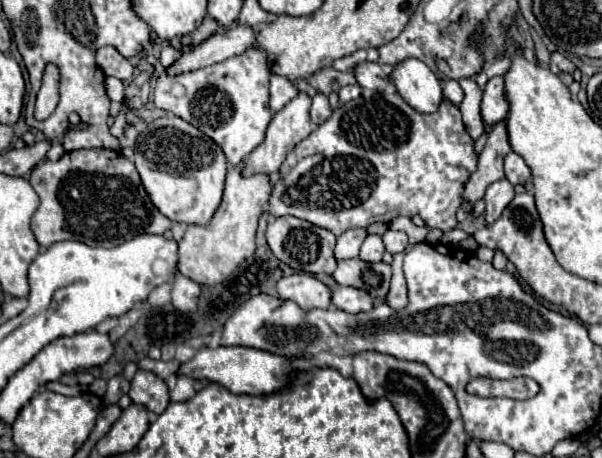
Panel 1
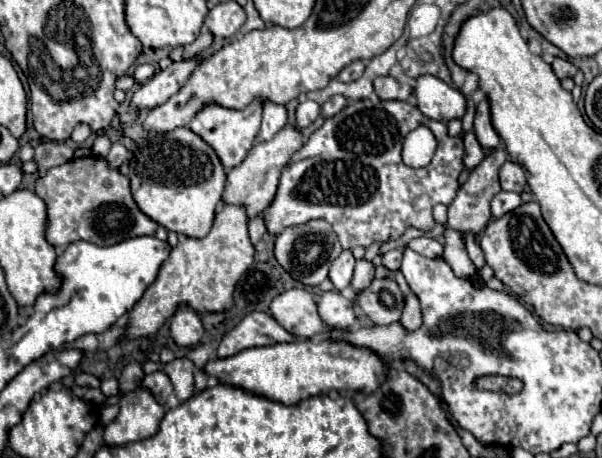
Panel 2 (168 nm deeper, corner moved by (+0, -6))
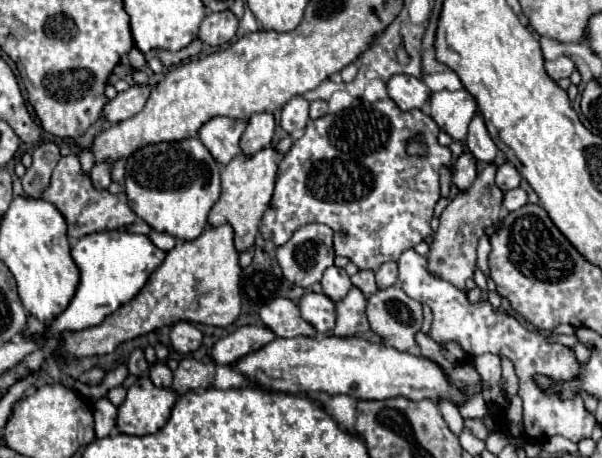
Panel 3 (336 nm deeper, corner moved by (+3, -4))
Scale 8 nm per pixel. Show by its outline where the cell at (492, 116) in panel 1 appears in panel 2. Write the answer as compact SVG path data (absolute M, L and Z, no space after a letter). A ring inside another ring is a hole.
M481 100L475 112L475 134L483 148L497 148L501 144L499 134L495 132L491 124L491 112L489 112L489 100Z

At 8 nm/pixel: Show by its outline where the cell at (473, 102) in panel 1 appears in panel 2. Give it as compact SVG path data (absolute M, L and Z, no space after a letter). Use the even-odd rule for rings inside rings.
M469 130L469 132L463 134L463 142L465 142L465 158L463 158L463 162L465 162L467 168L475 168L483 160L485 150L479 144L479 140L477 140L477 136L475 136L473 130Z

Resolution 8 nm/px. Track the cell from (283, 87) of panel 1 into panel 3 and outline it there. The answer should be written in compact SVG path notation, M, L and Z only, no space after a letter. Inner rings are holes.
M254 114L248 124L246 130L240 138L240 150L246 158L252 158L258 150L264 150L272 144L272 136L274 136L274 118L272 114Z

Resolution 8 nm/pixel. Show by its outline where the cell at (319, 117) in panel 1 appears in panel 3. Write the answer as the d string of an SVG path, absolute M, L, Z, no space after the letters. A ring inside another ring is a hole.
M294 96L290 102L284 104L280 116L280 126L284 132L296 134L306 128L308 120L308 100L304 100L302 96Z

